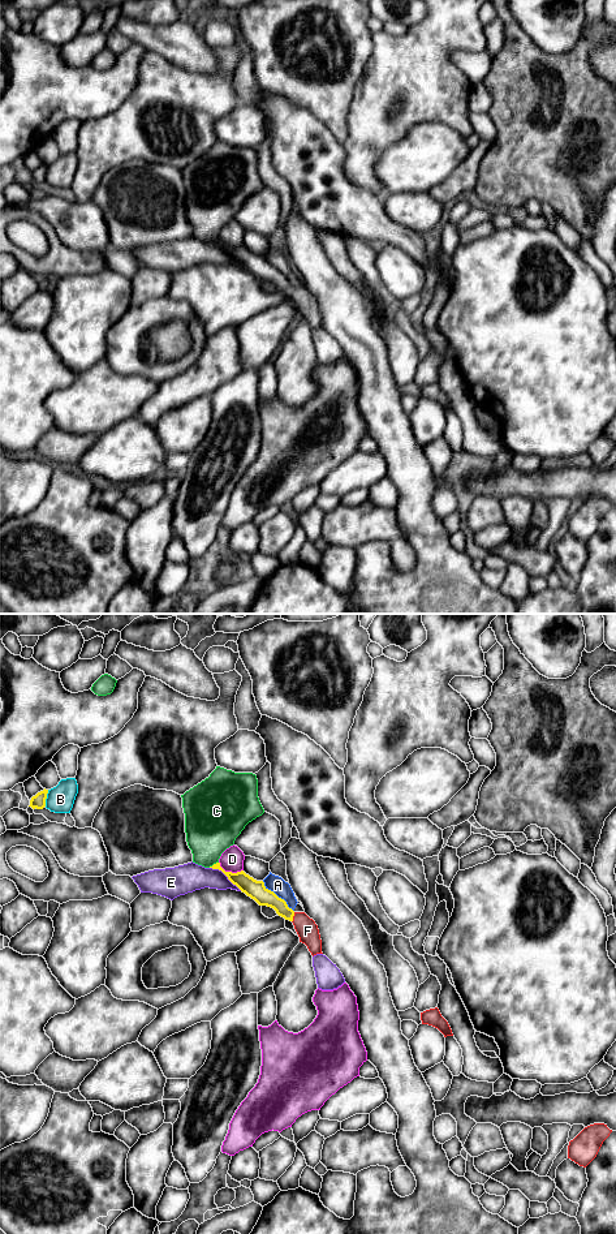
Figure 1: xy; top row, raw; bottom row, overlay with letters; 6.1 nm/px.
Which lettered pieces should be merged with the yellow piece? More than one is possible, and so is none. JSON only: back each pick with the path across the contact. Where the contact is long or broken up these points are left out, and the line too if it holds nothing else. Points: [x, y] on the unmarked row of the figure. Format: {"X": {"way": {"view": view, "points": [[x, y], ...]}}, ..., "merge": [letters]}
{"F": {"way": {"view": "xy", "points": [[263, 271], [274, 275], [292, 292], [308, 305]]}}, "merge": ["F"]}

